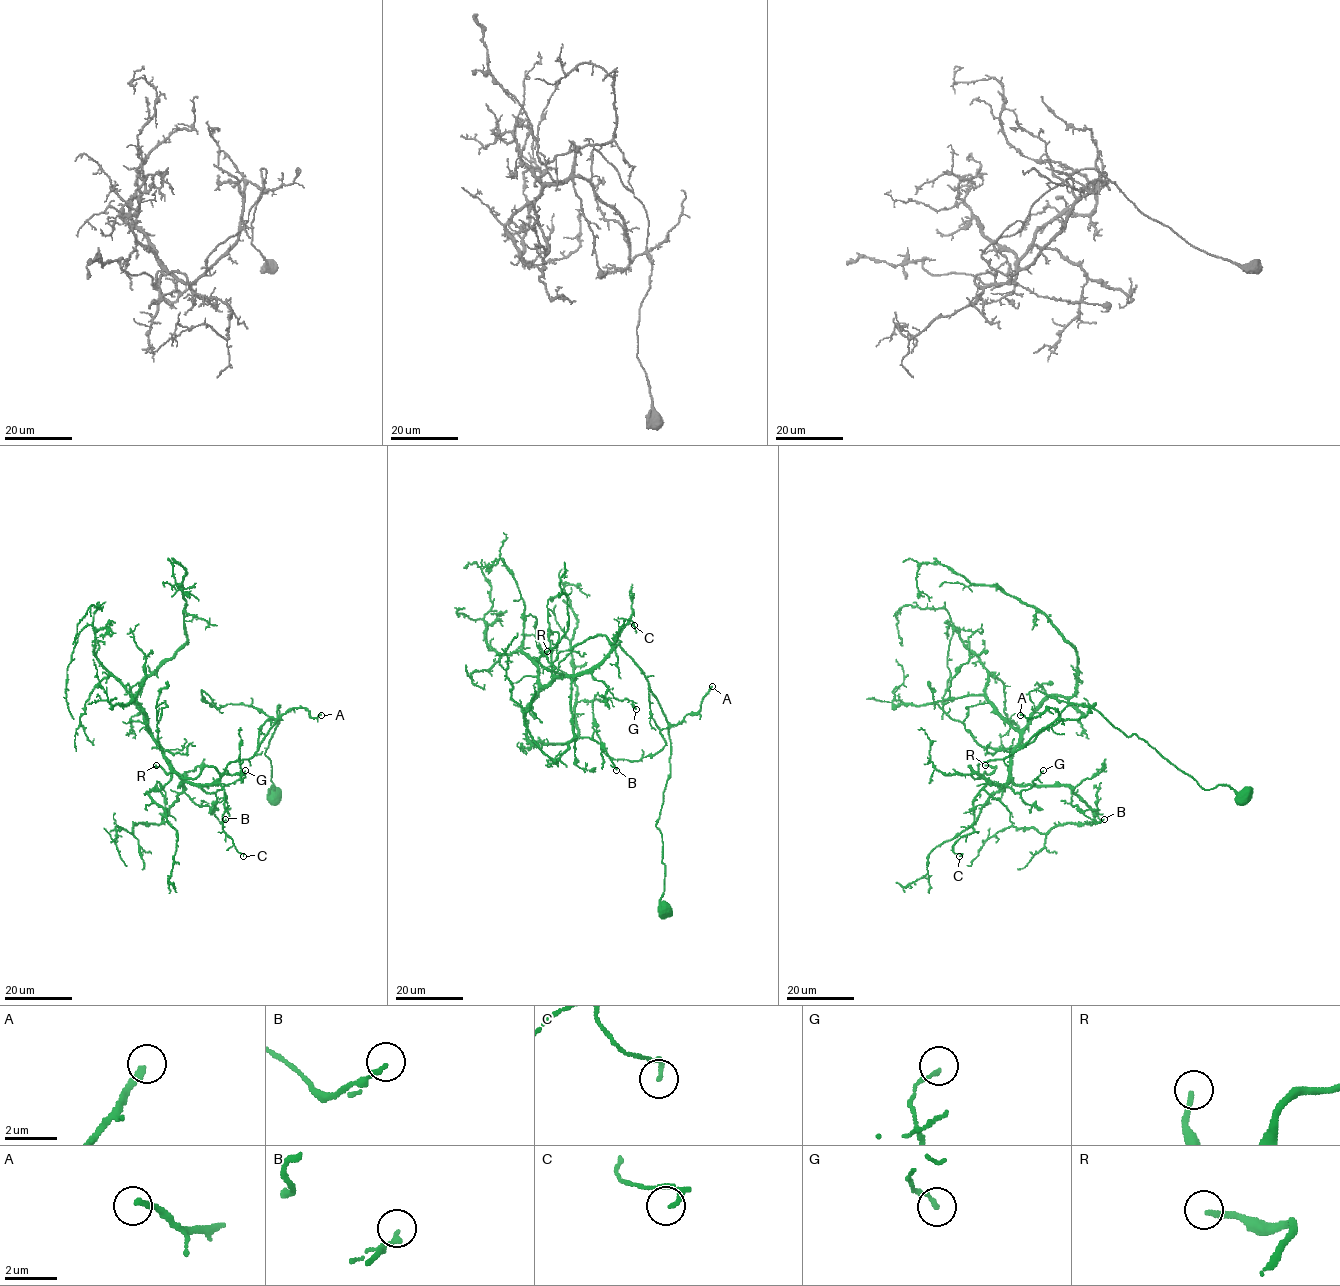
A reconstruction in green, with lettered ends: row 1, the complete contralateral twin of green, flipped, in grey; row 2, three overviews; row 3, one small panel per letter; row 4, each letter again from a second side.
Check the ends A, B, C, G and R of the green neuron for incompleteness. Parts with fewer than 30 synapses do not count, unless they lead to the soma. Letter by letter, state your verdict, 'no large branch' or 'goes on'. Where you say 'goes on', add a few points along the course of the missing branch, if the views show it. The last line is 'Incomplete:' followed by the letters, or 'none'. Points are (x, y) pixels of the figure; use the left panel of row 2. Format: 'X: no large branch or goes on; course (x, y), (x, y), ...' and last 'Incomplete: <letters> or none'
A: no large branch
B: no large branch
C: no large branch
G: no large branch
R: goes on; course (156, 765), (153, 750), (143, 740), (123, 738), (113, 744), (111, 740), (116, 742)
Incomplete: R

